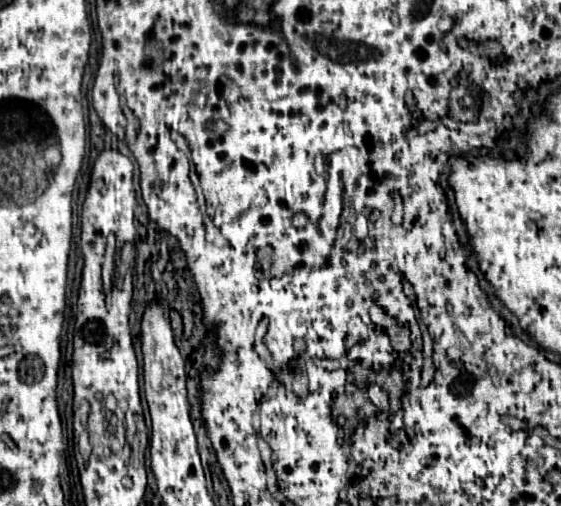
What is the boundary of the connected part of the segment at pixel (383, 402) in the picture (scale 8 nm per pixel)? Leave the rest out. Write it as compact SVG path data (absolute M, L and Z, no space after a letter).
M372 384L368 389L368 394L370 396L370 400L373 403L376 403L380 413L385 410L385 406L387 406L388 395L384 389L379 387L377 384Z

